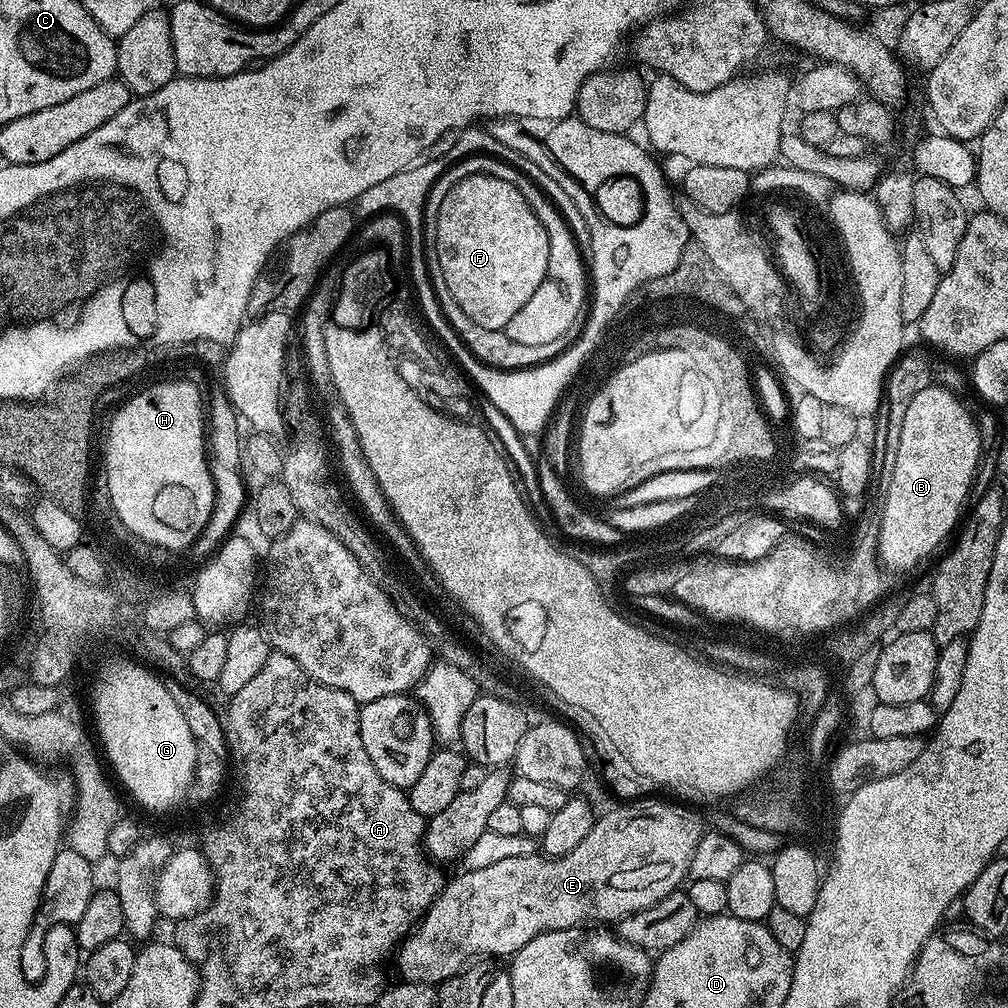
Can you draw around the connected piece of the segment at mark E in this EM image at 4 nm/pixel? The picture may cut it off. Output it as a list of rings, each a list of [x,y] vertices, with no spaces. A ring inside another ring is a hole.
[[[637,798],[621,803],[621,808],[610,809],[597,819],[590,834],[565,856],[533,854],[505,858],[482,870],[461,871],[461,876],[449,879],[399,945],[394,956],[399,979],[409,984],[439,986],[462,971],[473,958],[511,958],[538,934],[600,922],[596,920],[619,922],[623,916],[646,910],[646,906],[654,906],[654,902],[666,898],[666,894],[677,891],[685,883],[692,855],[704,837],[706,825],[698,813],[680,804],[652,799]]]

